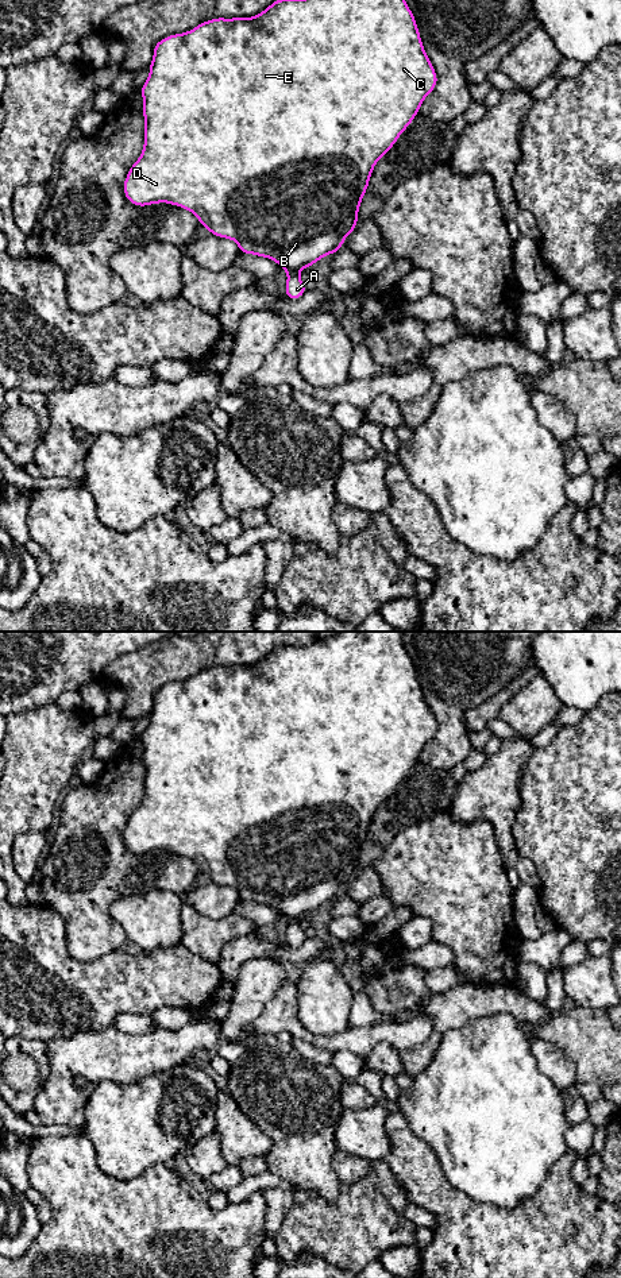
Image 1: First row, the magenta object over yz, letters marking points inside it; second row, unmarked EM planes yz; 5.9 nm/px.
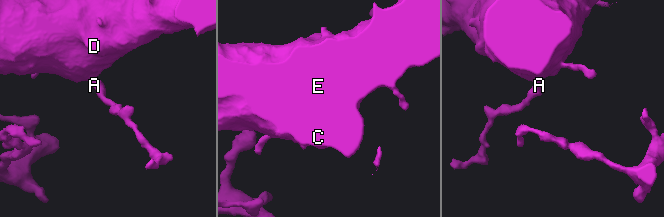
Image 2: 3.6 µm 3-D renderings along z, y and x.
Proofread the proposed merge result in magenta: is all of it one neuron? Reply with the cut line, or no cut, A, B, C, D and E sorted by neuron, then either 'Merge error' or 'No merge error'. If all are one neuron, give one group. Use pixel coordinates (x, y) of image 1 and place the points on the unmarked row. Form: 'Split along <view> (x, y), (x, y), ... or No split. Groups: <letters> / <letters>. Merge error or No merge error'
No split. Groups: A B C D E. No merge error

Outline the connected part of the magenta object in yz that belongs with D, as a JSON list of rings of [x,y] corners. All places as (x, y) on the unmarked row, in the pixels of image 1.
[[[338,632],[329,638],[317,638],[308,646],[278,646],[254,665],[207,668],[188,680],[166,684],[154,694],[150,722],[140,737],[146,771],[143,800],[127,821],[124,842],[138,854],[167,850],[185,856],[209,881],[236,889],[240,900],[273,907],[288,920],[285,942],[297,947],[306,939],[298,920],[323,904],[333,903],[355,877],[374,812],[413,769],[421,750],[436,731],[437,723],[404,646],[402,632]]]

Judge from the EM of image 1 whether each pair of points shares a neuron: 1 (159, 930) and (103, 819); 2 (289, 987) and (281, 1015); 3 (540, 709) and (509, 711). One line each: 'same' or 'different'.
1: different
2: same
3: same

